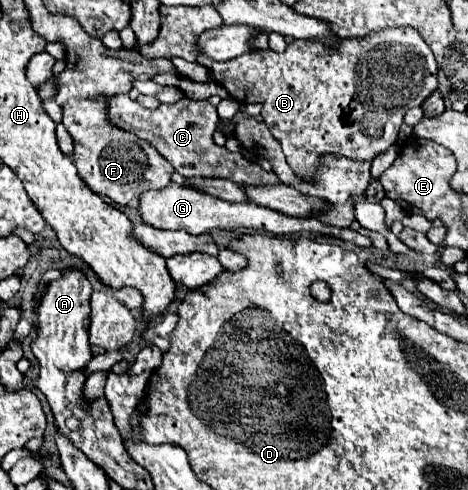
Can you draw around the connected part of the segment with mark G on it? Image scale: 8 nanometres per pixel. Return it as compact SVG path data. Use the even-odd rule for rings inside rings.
M170 184L162 190L148 190L146 194L142 194L140 214L142 214L142 220L154 228L186 230L188 234L202 234L202 232L210 232L214 228L218 228L218 230L250 230L252 228L258 232L268 232L272 236L288 236L288 234L298 234L298 232L318 232L318 234L328 234L328 236L340 238L344 242L352 242L356 246L372 247L372 241L360 236L358 232L328 226L328 224L320 222L318 218L292 218L292 216L280 214L276 210L262 208L262 206L252 204L252 202L234 204L234 202L226 202L226 200L214 198L210 194L202 194L200 190L178 186L178 184Z

